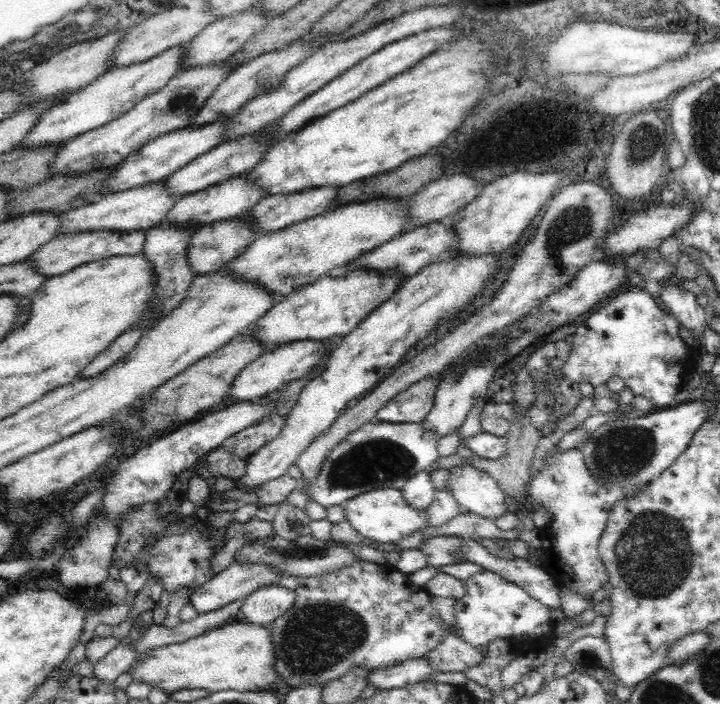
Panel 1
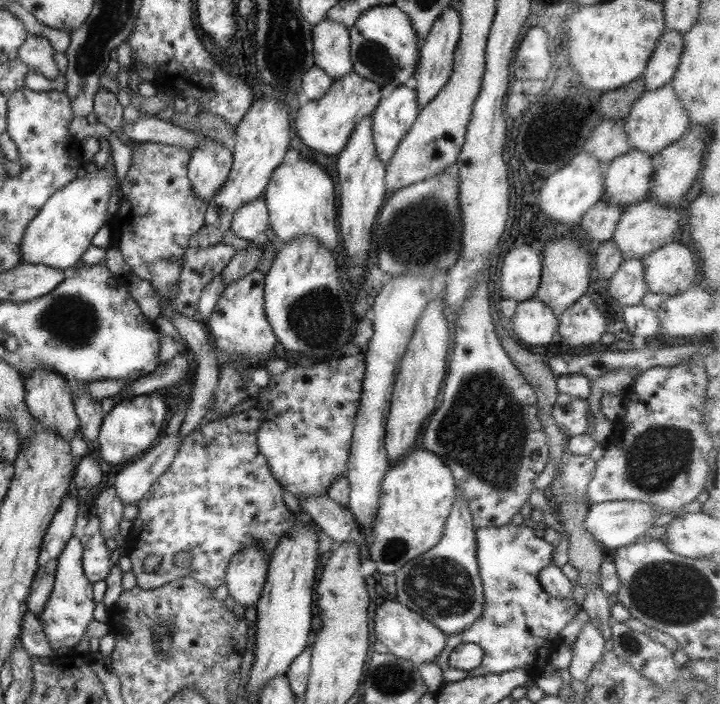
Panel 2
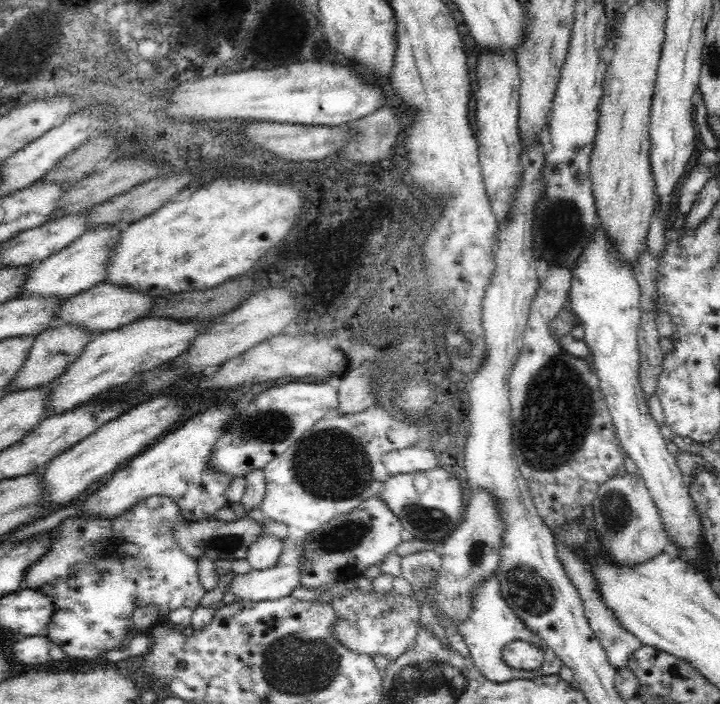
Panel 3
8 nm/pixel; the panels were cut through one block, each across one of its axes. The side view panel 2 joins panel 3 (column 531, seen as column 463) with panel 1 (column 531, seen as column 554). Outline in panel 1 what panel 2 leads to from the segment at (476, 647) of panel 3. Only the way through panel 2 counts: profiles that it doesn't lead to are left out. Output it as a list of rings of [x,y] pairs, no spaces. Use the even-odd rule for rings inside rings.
[[[478,573],[467,578],[467,593],[456,599],[456,624],[445,628],[445,634],[457,632],[464,641],[474,647],[487,646],[491,640],[502,637],[510,641],[515,652],[545,650],[547,642],[555,636],[555,623],[550,621],[550,608],[533,599],[517,584],[496,573]]]

